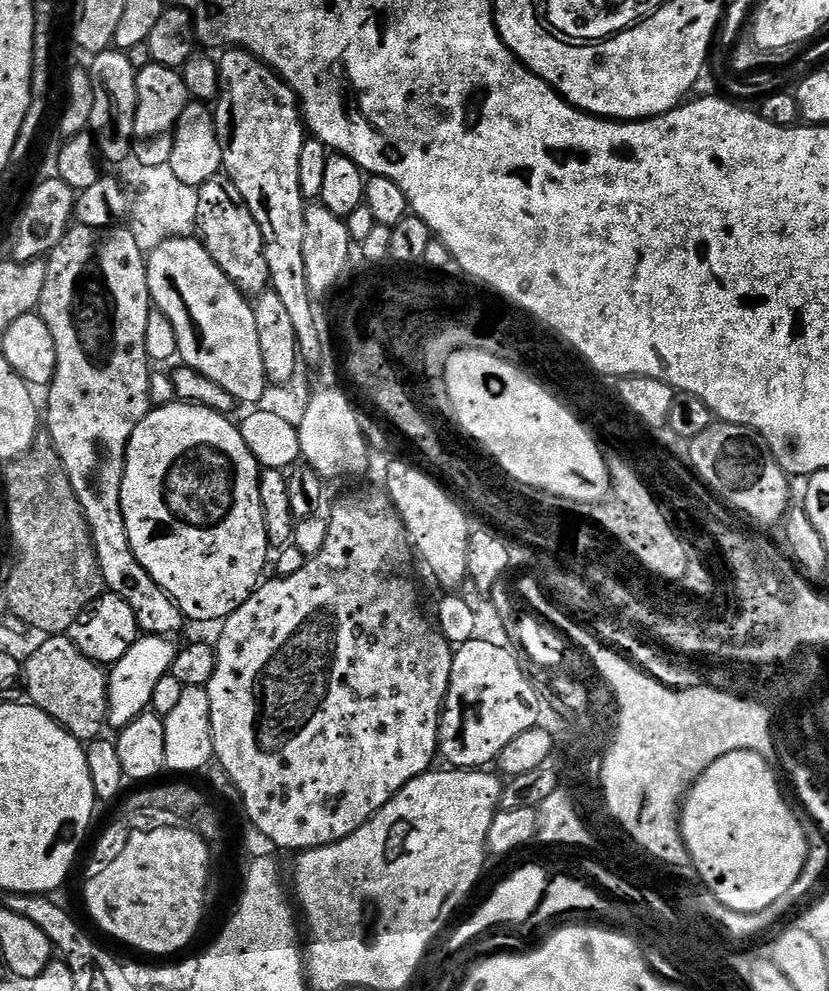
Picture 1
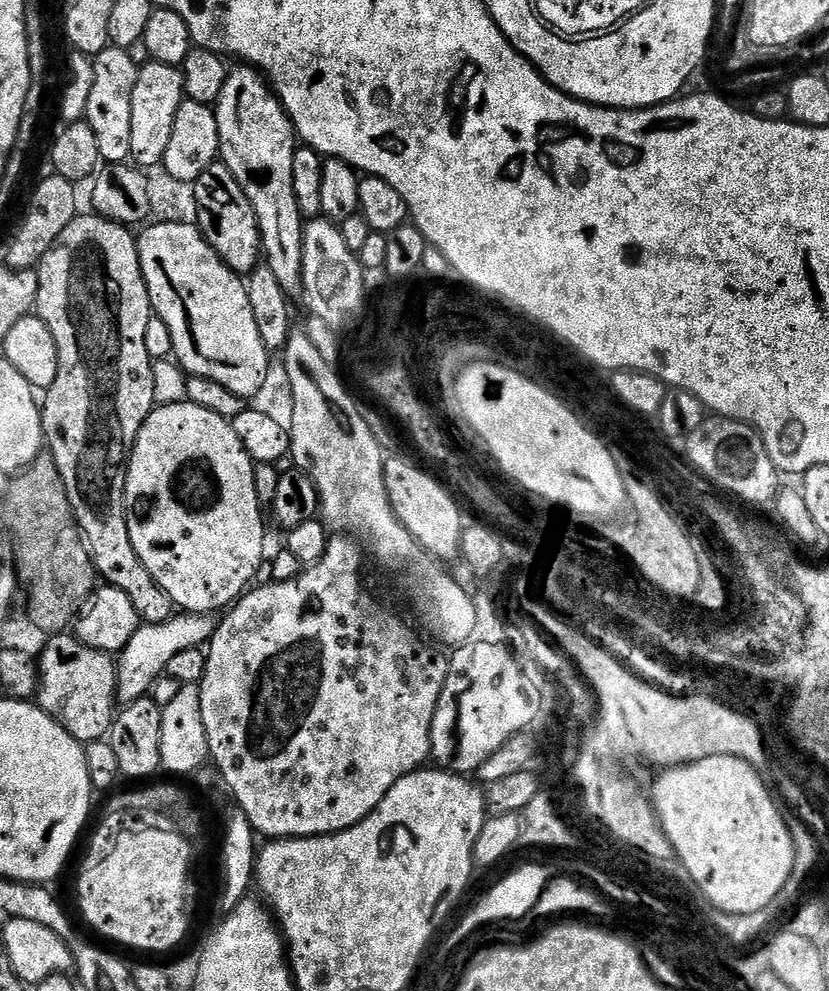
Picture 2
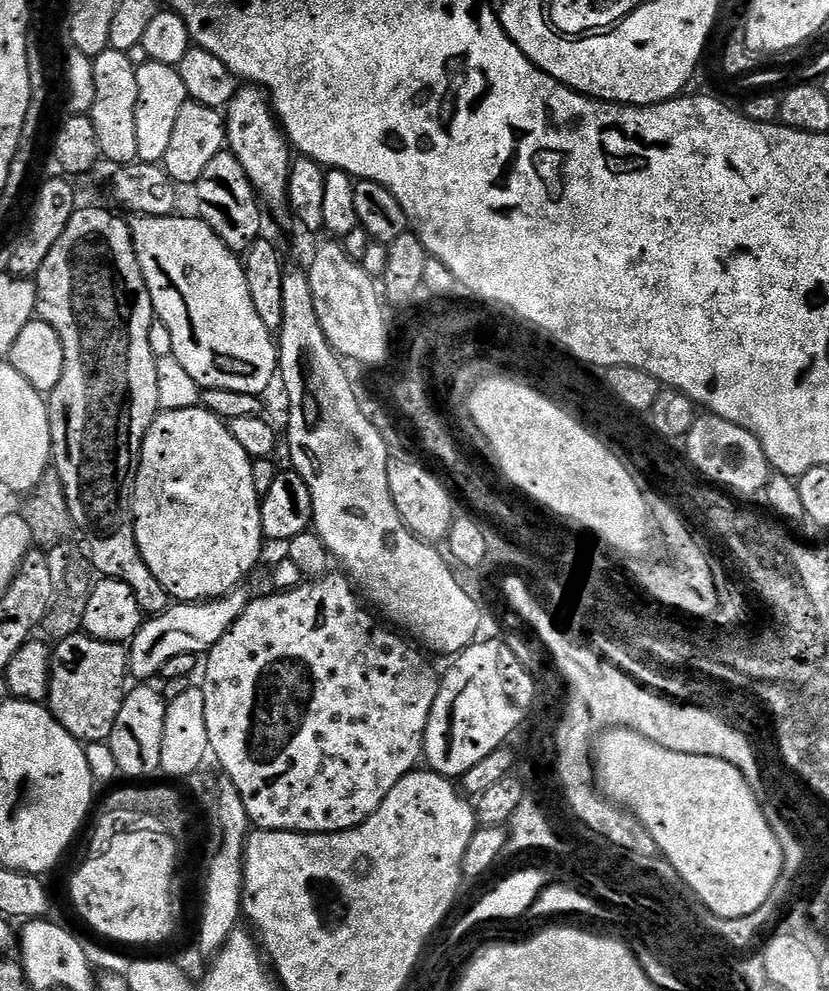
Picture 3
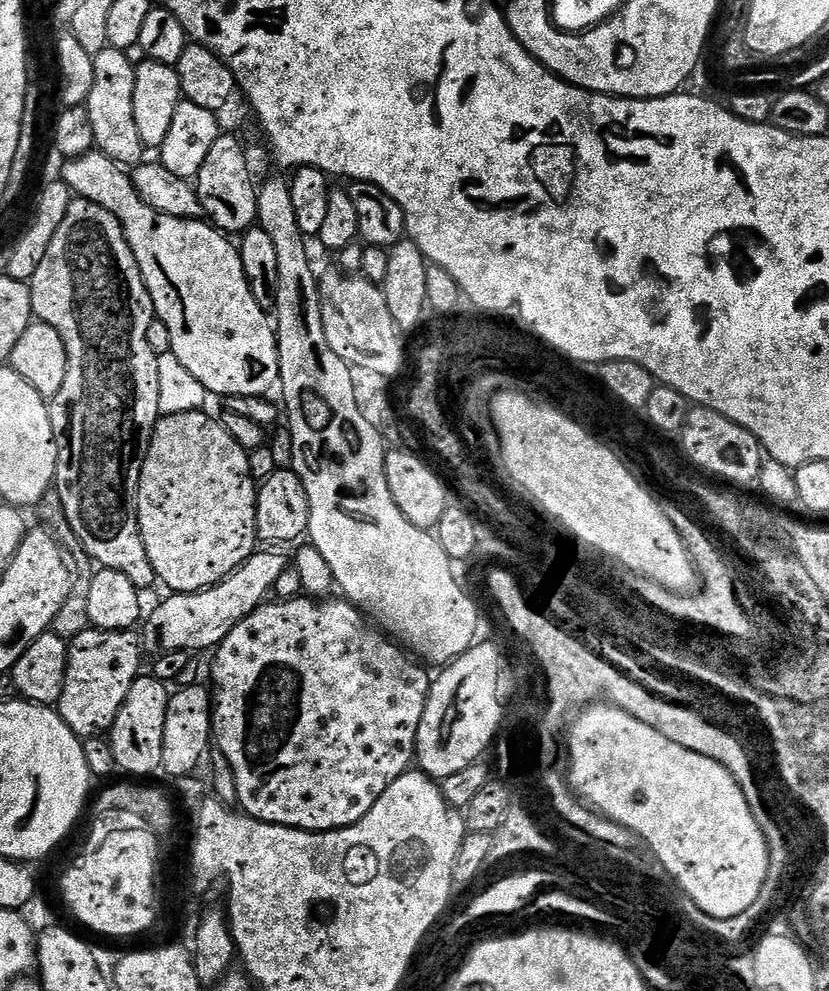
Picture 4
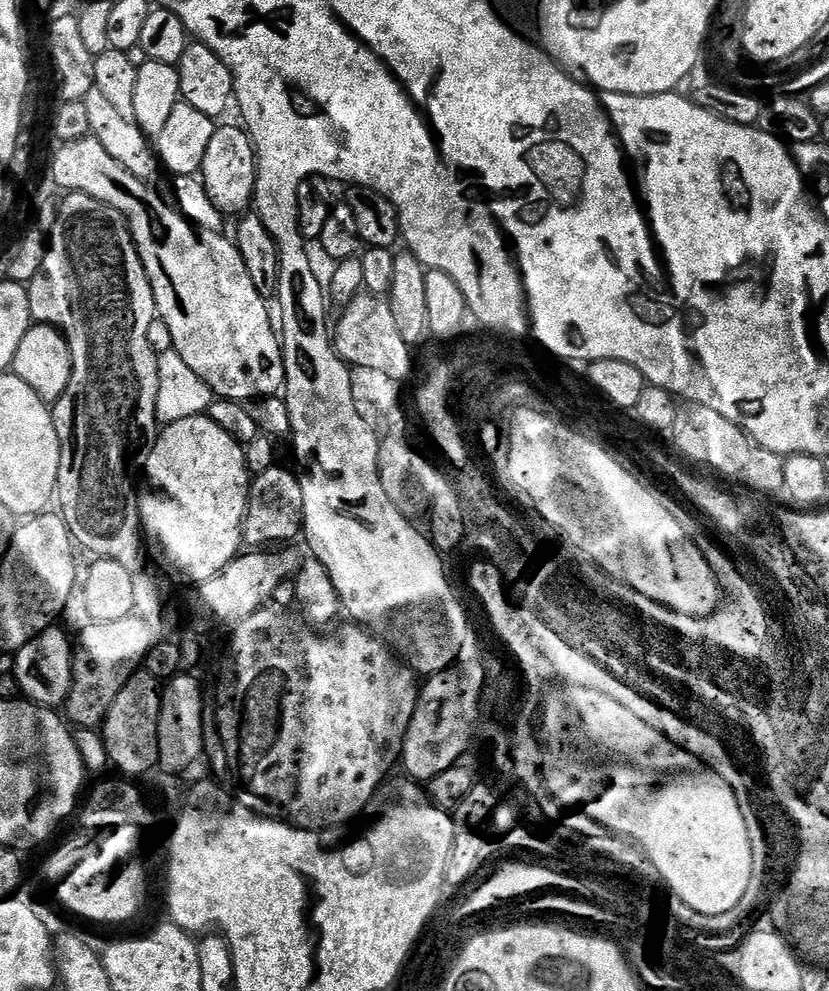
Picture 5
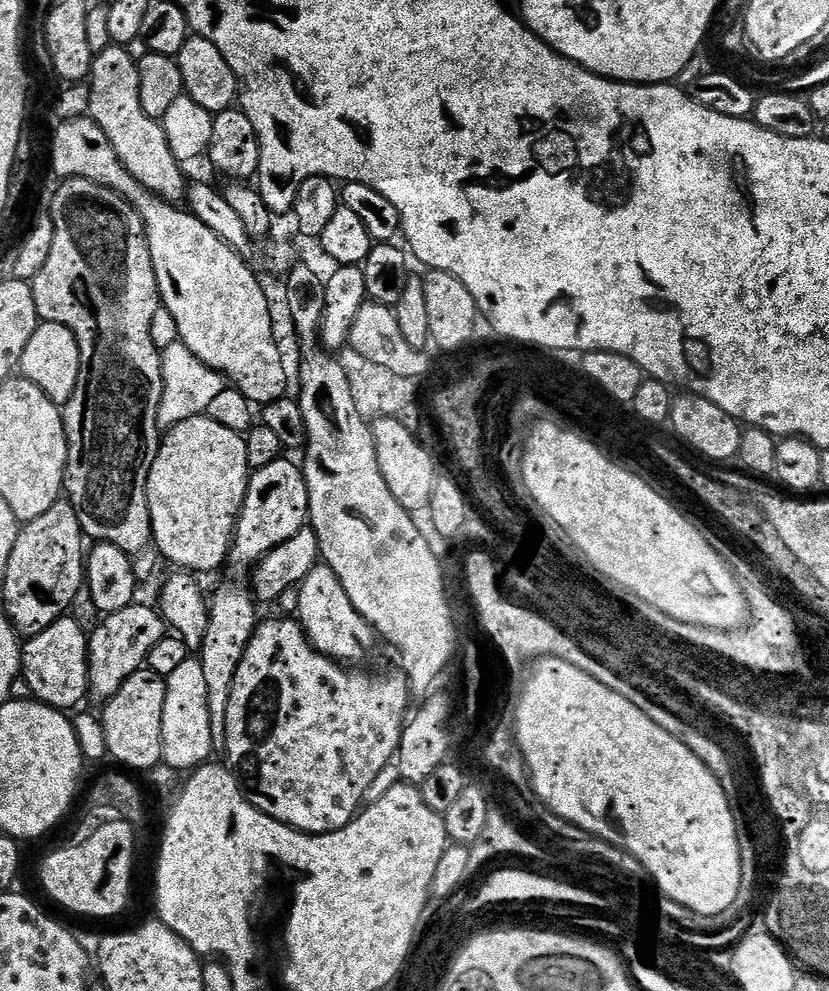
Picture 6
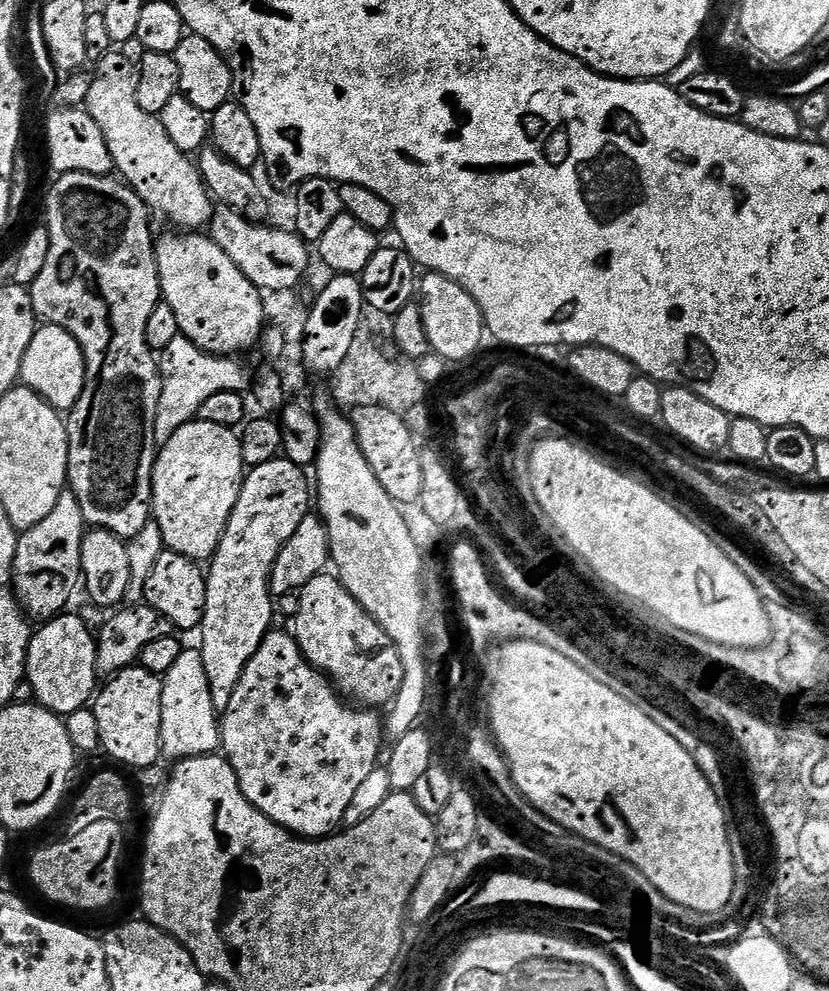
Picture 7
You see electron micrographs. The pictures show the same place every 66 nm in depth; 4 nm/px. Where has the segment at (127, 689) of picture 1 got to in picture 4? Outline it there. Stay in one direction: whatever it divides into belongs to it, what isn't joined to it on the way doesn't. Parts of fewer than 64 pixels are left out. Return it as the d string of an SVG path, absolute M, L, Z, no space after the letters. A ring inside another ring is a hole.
M257 550L252 557L242 566L238 566L220 584L215 584L212 588L203 588L201 592L178 592L165 595L165 600L153 610L147 613L143 621L142 629L142 648L145 653L159 654L170 650L193 650L192 648L215 649L238 626L238 622L245 620L250 613L269 599L278 577L282 575L286 561L276 552L263 552Z

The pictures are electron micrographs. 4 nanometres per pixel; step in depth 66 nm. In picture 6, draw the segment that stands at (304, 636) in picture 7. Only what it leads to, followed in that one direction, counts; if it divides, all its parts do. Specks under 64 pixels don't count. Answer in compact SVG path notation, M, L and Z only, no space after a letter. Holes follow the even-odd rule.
M323 562L316 563L314 570L306 574L298 587L298 623L317 652L345 666L363 665L360 664L363 660L375 654L378 633L368 625L366 618L362 618L362 614L358 614L358 610L354 610L354 602L350 602L346 590L342 590L342 582L338 582L332 568Z

